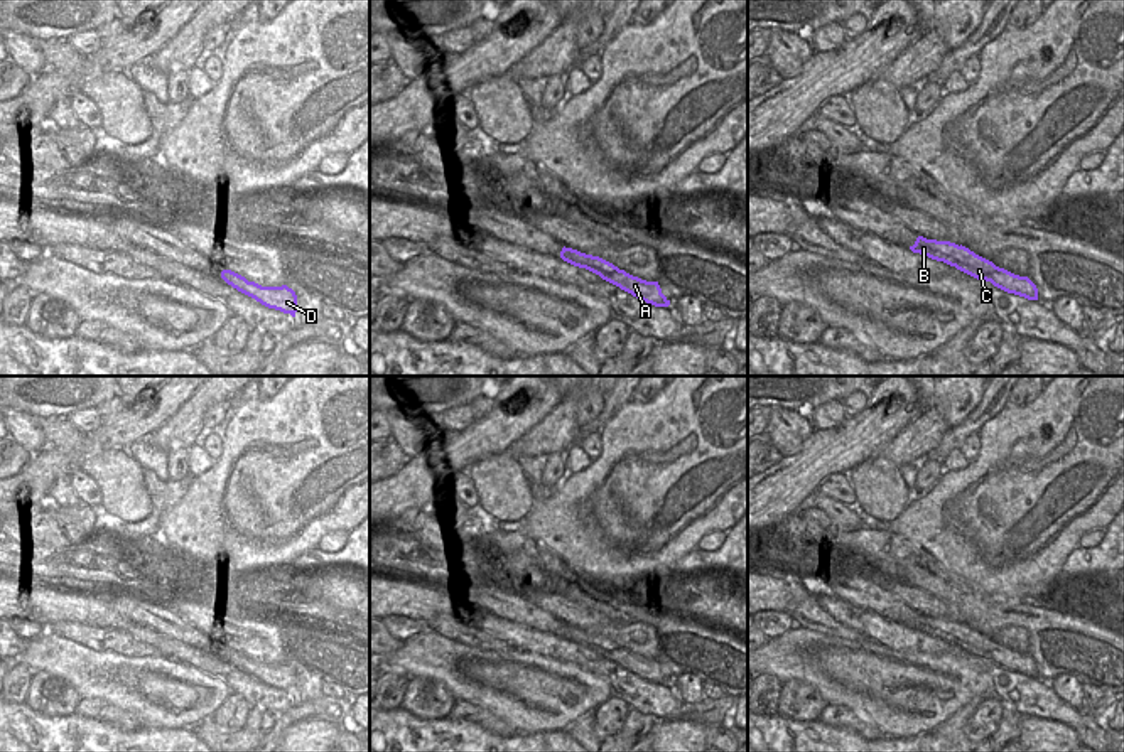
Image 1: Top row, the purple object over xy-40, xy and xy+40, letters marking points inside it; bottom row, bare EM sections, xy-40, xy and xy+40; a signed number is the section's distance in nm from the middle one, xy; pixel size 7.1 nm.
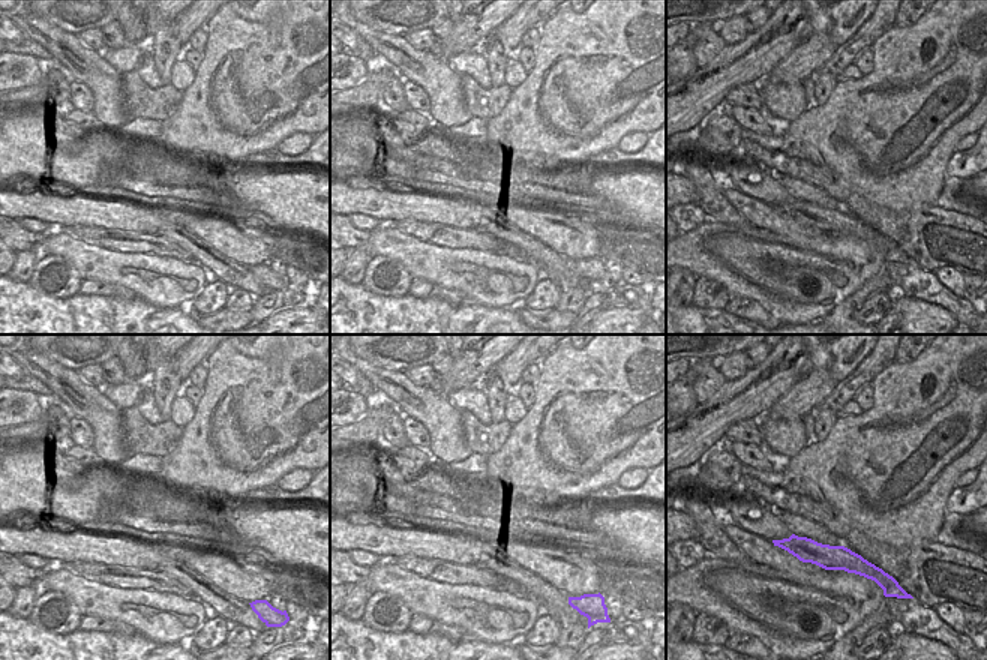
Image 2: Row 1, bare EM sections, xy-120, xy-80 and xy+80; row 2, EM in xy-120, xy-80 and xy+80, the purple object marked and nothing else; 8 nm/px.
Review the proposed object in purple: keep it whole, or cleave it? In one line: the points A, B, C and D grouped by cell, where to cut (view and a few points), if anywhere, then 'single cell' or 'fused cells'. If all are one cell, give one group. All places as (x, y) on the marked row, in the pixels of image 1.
groups A B C D; cut none; single cell

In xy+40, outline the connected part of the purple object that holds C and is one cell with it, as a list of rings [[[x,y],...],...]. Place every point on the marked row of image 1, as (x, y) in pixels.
[[[918,236],[910,250],[913,253],[920,253],[932,260],[955,266],[957,270],[977,280],[991,282],[994,287],[1008,293],[1014,293],[1028,300],[1038,300],[1038,288],[1028,277],[1019,277],[999,268],[992,261],[975,255],[962,244],[959,246],[950,241],[937,241]]]

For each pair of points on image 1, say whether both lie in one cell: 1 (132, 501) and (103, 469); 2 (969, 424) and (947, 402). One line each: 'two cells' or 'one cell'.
1: one cell
2: two cells

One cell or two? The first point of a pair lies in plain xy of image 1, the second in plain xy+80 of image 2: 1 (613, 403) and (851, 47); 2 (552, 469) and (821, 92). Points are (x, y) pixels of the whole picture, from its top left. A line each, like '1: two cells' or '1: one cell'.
1: one cell
2: one cell

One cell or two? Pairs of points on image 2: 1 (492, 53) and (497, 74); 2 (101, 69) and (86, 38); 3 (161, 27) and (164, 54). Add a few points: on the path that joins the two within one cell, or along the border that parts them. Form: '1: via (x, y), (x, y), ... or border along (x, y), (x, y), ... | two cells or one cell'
1: via (495, 57), (497, 69) | one cell
2: border along (75, 35), (81, 44), (101, 54) | two cells
3: via (161, 33), (164, 48) | one cell

